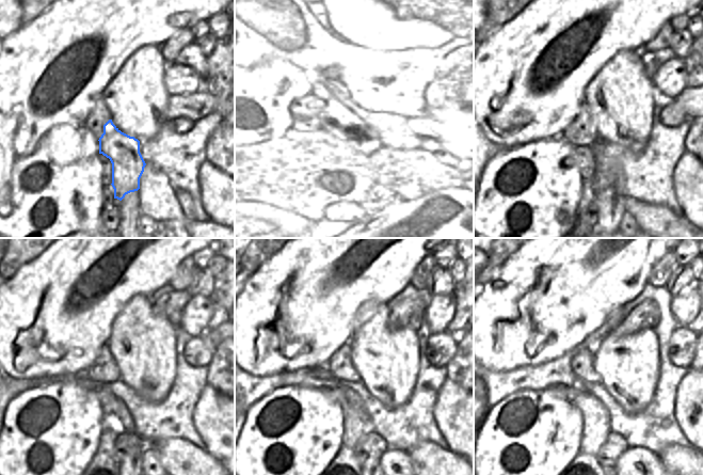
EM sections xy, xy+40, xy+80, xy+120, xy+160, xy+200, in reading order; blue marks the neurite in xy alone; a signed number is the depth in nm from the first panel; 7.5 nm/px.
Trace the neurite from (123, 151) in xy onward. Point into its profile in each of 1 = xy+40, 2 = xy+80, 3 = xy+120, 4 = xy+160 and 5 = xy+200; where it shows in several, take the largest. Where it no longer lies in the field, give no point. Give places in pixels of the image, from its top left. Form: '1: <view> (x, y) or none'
1: xy+40 (369, 174)
2: xy+80 (610, 208)
3: xy+120 (125, 455)
4: xy+160 (364, 455)
5: xy+200 (603, 455)

